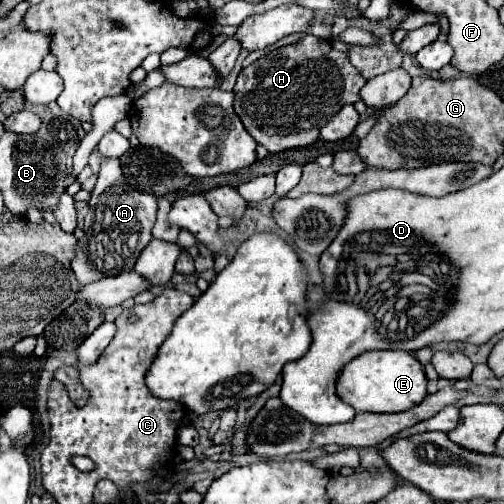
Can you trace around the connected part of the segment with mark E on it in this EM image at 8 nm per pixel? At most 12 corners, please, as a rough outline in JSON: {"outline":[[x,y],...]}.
{"outline":[[365,351],[337,373],[355,411],[399,413],[427,379],[407,351]]}

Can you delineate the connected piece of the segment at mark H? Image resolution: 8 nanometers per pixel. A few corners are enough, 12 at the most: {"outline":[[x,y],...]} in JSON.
{"outline":[[305,35],[237,75],[269,153],[307,147],[367,79]]}

